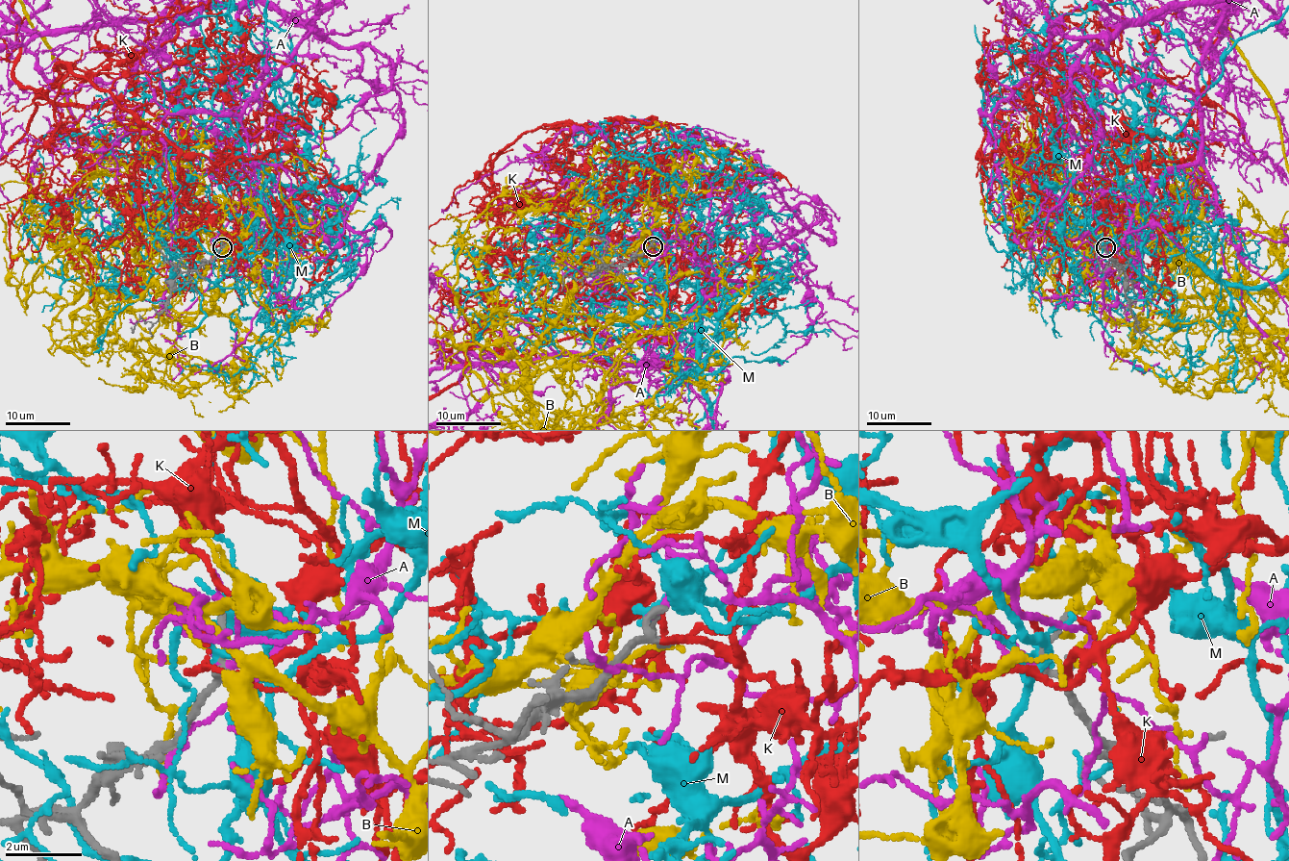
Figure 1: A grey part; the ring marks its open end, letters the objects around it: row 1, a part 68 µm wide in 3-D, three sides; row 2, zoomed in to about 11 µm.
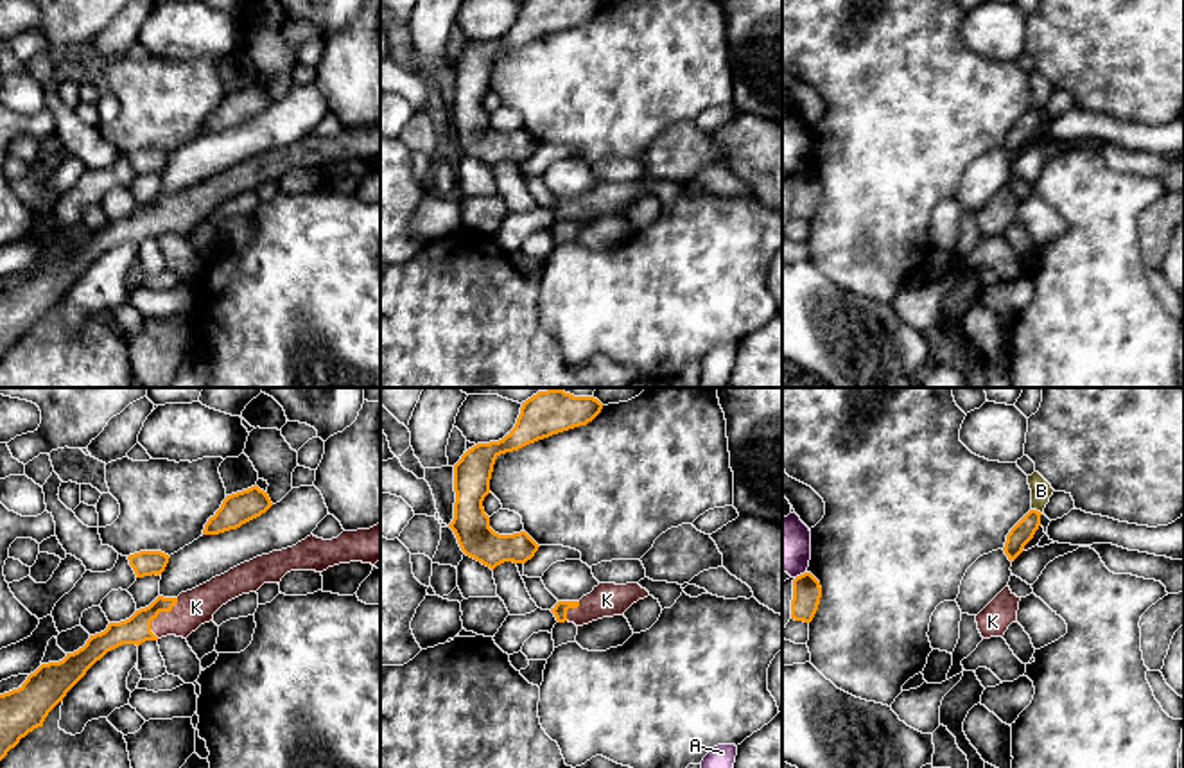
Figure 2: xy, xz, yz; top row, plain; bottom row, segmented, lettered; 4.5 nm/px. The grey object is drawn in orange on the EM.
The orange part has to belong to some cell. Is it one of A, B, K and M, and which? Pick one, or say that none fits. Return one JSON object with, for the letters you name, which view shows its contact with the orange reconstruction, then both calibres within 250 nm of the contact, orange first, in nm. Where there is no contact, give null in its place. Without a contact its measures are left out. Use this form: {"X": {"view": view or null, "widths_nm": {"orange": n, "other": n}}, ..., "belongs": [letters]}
{"K": {"view": "xy", "widths_nm": {"orange": 130, "other": 160}}, "belongs": ["K"]}

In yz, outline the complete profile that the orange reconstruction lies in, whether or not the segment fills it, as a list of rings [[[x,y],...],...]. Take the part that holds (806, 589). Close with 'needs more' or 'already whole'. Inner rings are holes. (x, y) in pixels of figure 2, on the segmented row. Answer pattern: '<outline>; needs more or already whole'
[[[804,572],[793,580],[791,619],[811,623],[822,598],[820,581]]]; already whole

